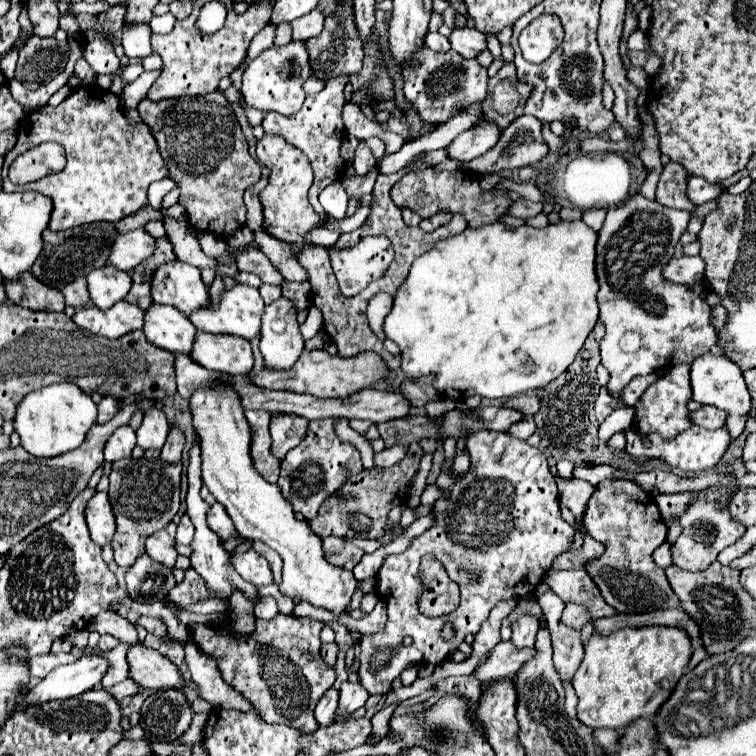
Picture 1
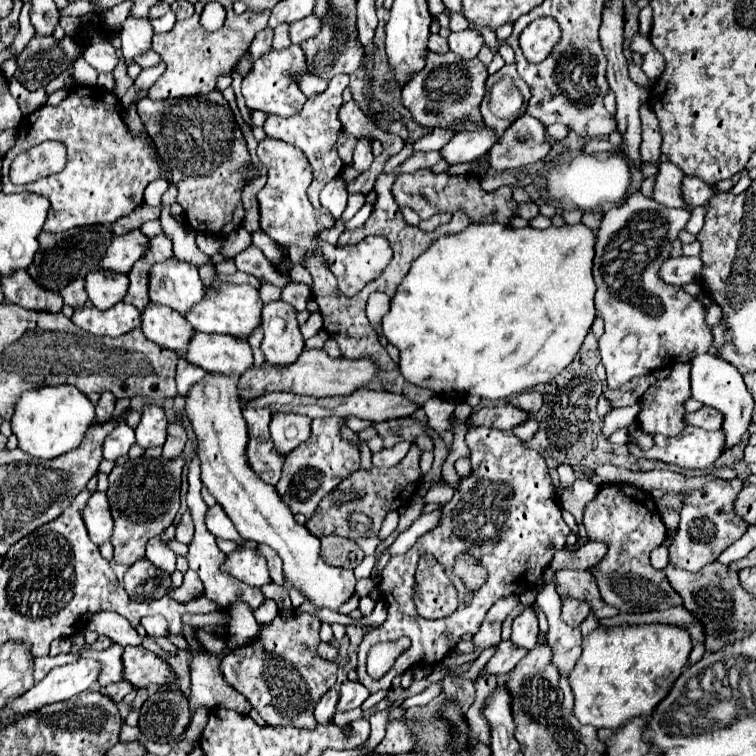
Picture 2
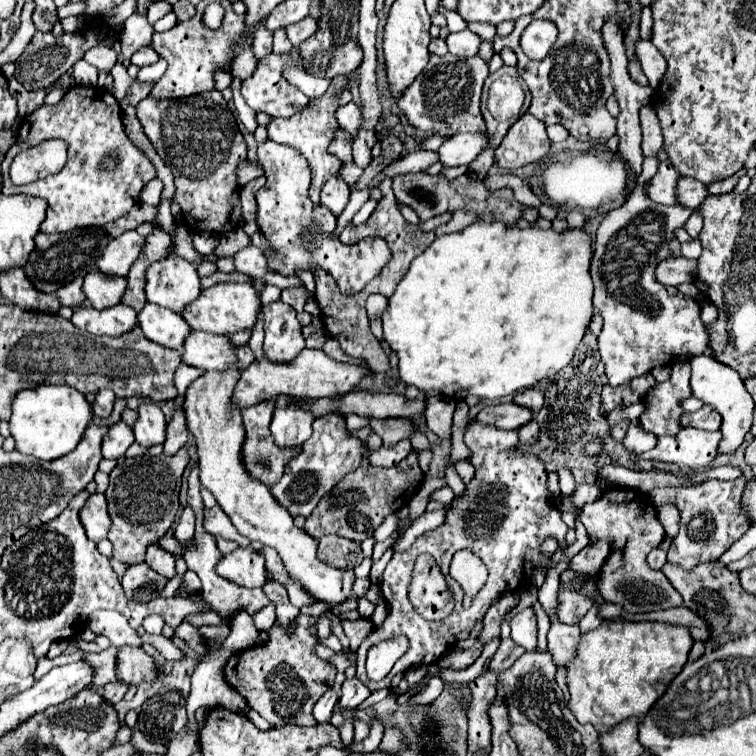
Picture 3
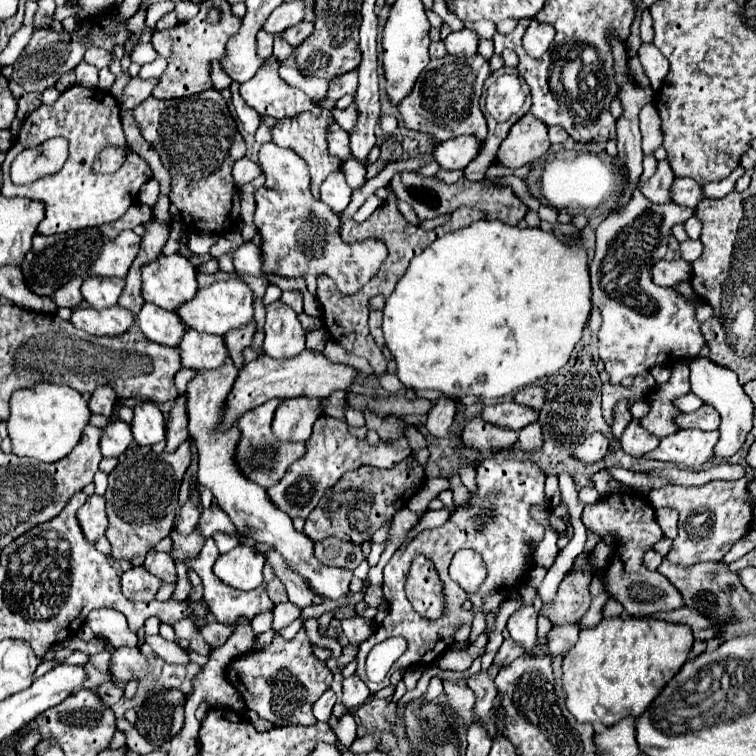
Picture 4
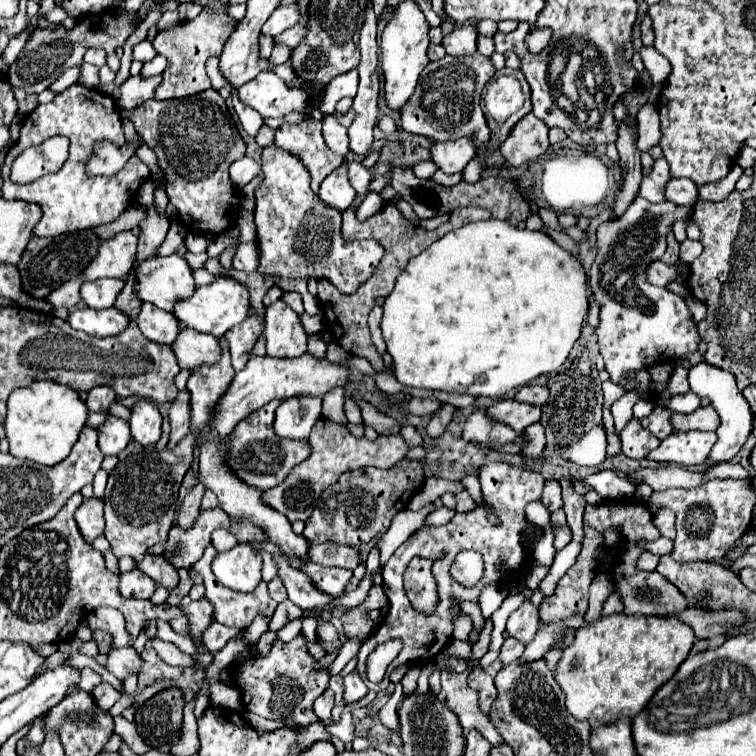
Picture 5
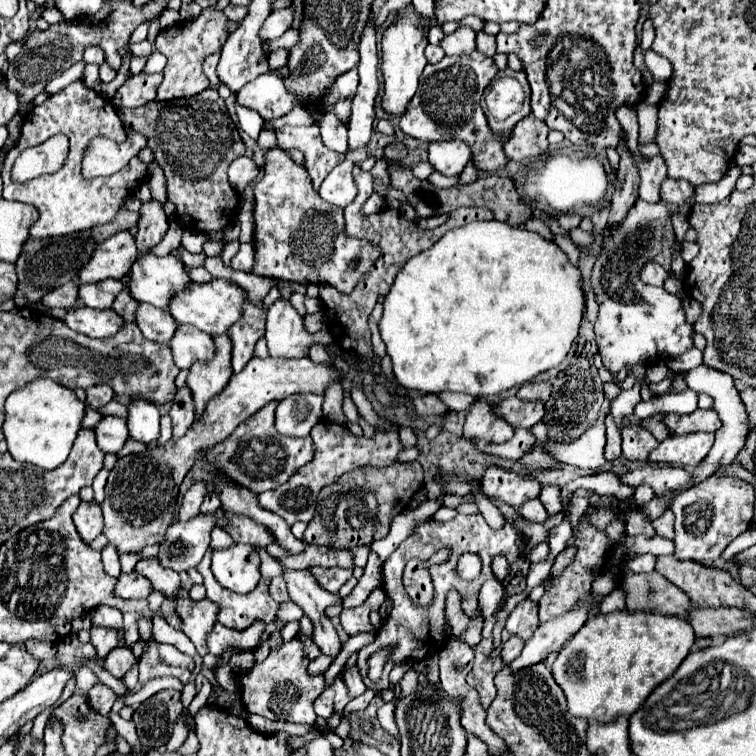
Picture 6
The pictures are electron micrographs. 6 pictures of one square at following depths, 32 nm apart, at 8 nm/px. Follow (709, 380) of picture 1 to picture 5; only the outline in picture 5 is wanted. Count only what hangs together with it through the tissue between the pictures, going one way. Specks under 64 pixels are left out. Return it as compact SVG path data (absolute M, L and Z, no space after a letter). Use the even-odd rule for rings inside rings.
M704 362L696 364L690 368L688 372L688 384L690 384L690 390L696 392L698 396L702 398L710 398L712 402L712 408L718 412L720 416L720 428L716 430L716 444L712 446L712 452L706 460L706 468L704 470L698 470L698 472L708 472L708 468L712 468L714 464L720 464L720 462L730 462L738 450L744 446L748 434L752 432L752 414L750 414L750 408L748 408L748 402L744 400L744 396L740 396L740 390L736 388L736 378L730 374L730 372L724 372L720 368L712 368Z

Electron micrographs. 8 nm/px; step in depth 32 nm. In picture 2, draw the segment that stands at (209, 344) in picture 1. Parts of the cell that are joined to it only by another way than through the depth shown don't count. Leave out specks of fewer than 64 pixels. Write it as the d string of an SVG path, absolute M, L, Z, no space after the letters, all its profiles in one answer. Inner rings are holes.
M194 332L184 358L208 372L238 372L244 374L252 364L252 350L248 342L234 336L212 336L206 332Z

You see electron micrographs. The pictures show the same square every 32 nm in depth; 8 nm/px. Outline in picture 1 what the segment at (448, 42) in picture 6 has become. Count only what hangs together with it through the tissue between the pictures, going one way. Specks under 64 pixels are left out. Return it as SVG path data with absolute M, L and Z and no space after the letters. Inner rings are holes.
M476 28L454 30L450 36L450 48L458 52L462 58L476 58L486 48L486 38Z

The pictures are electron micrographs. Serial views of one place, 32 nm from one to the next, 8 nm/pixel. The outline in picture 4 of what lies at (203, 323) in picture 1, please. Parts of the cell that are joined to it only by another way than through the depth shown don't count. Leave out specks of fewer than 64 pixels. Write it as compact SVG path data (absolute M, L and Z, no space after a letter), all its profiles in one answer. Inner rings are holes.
M218 280L218 282L214 282L206 288L198 288L196 296L192 300L184 302L176 310L176 314L188 328L194 328L194 330L206 332L206 334L224 336L226 332L230 332L234 328L240 328L248 320L252 320L252 316L254 316L252 290L240 280Z

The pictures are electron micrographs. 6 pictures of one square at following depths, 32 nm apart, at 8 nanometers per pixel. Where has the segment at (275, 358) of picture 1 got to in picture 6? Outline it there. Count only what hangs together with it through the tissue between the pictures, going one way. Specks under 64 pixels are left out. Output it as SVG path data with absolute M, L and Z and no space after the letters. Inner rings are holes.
M278 298L268 308L266 340L268 340L270 356L278 356L278 358L304 358L308 356L312 344L328 346L330 342L334 342L328 328L310 334L304 328L302 318L294 310L294 306L284 298Z

